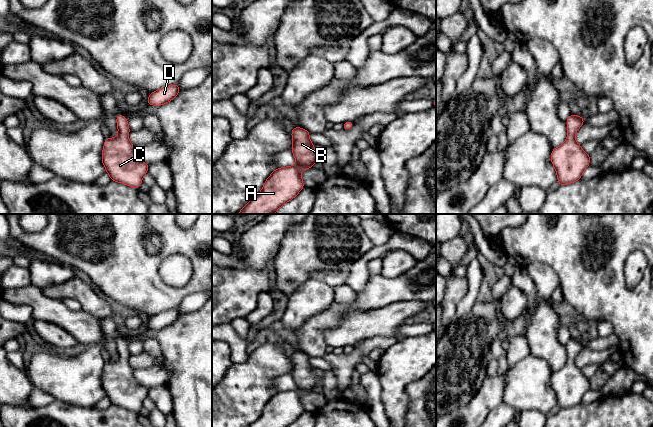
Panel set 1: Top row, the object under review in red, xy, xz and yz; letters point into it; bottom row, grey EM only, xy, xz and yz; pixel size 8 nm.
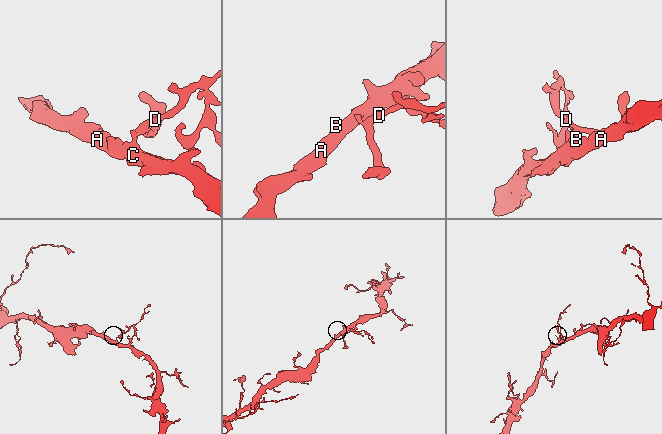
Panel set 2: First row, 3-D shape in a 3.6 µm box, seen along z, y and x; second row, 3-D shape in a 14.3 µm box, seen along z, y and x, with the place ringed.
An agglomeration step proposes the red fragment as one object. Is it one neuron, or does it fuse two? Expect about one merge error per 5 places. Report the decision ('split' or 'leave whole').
leave whole

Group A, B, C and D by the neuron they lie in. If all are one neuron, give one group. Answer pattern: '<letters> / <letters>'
A B C D

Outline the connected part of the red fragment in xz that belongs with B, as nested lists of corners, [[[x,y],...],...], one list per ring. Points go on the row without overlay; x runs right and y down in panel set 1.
[[[294,351],[291,354],[291,375],[296,388],[275,393],[266,403],[261,416],[248,427],[287,427],[305,411],[301,395],[313,392],[313,388],[320,384],[309,357],[310,355],[301,351]]]

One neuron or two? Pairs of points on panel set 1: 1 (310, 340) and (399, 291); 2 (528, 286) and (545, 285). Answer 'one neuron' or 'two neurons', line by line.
1: one neuron
2: two neurons

